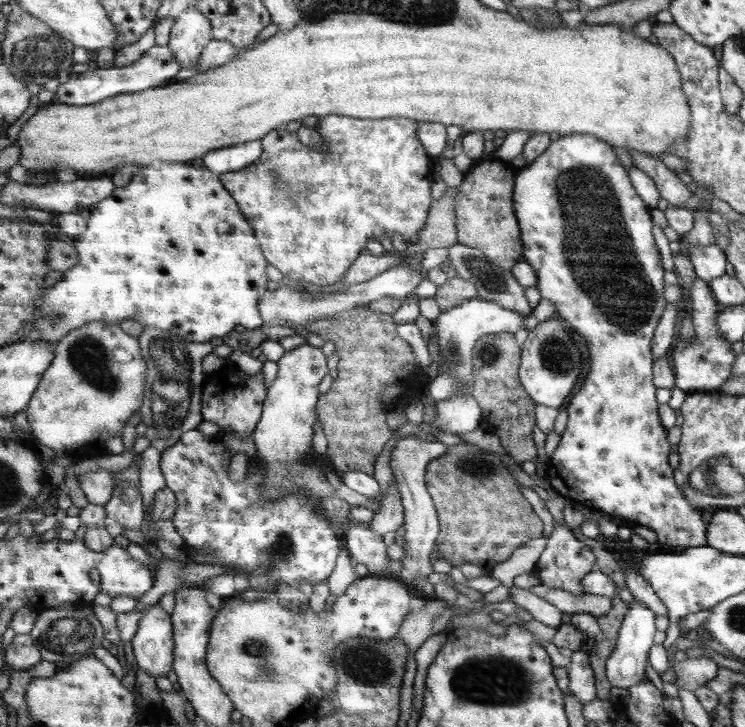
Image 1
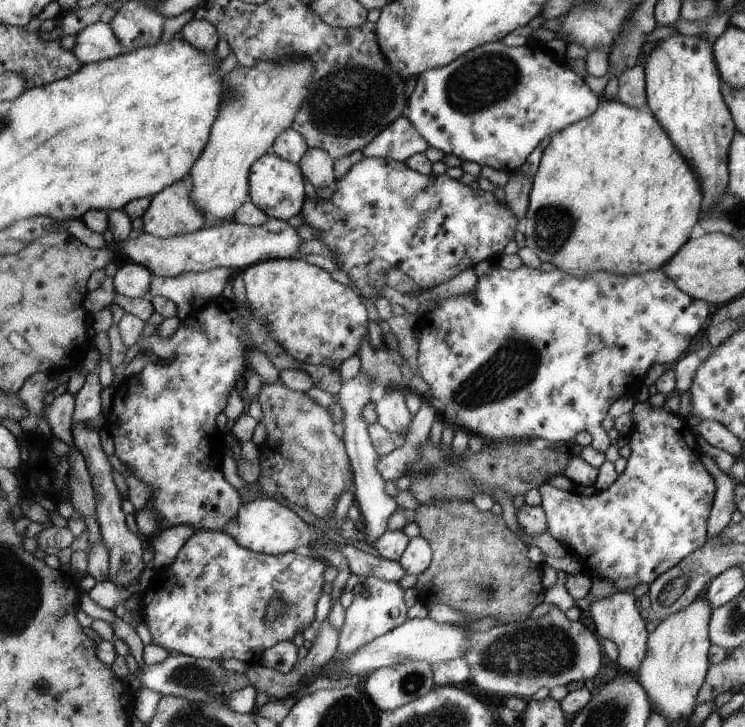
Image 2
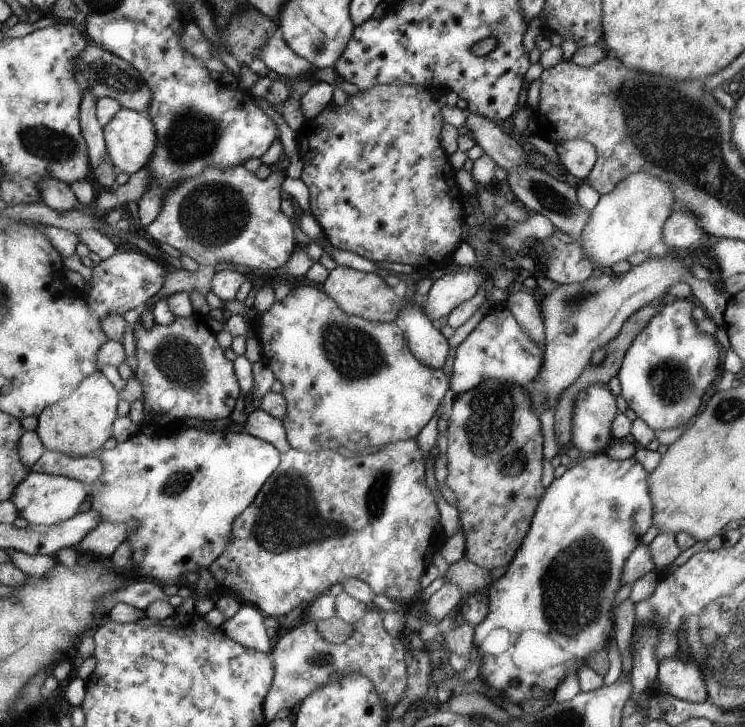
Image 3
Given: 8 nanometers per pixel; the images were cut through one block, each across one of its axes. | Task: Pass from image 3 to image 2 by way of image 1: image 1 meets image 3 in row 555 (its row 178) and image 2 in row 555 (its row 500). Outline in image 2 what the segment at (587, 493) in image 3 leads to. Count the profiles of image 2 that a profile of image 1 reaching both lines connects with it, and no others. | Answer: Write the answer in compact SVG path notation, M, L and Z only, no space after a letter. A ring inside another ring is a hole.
M648 401L636 402L630 410L630 413L632 413L632 427L627 433L630 455L626 460L625 469L618 474L615 482L613 482L609 488L597 491L588 497L573 493L569 490L562 491L561 489L549 485L549 483L543 483L536 488L541 496L539 506L543 509L546 518L546 532L557 540L568 554L576 557L580 563L581 572L589 574L589 577L596 576L600 579L607 579L617 590L623 593L631 592L636 584L649 584L655 581L661 573L664 573L667 569L671 569L673 565L677 565L679 562L683 561L688 554L700 549L701 546L705 544L705 541L707 541L707 536L705 536L705 522L707 522L709 508L711 508L711 500L713 500L713 492L715 492L715 484L713 484L711 474L709 474L709 472L705 470L705 466L699 462L699 452L687 448L687 444L685 444L685 440L693 440L693 446L697 446L697 444L695 444L695 436L693 436L693 432L689 430L689 425L686 424L686 420L683 417L679 414L664 411L662 407L652 408L649 406Z

